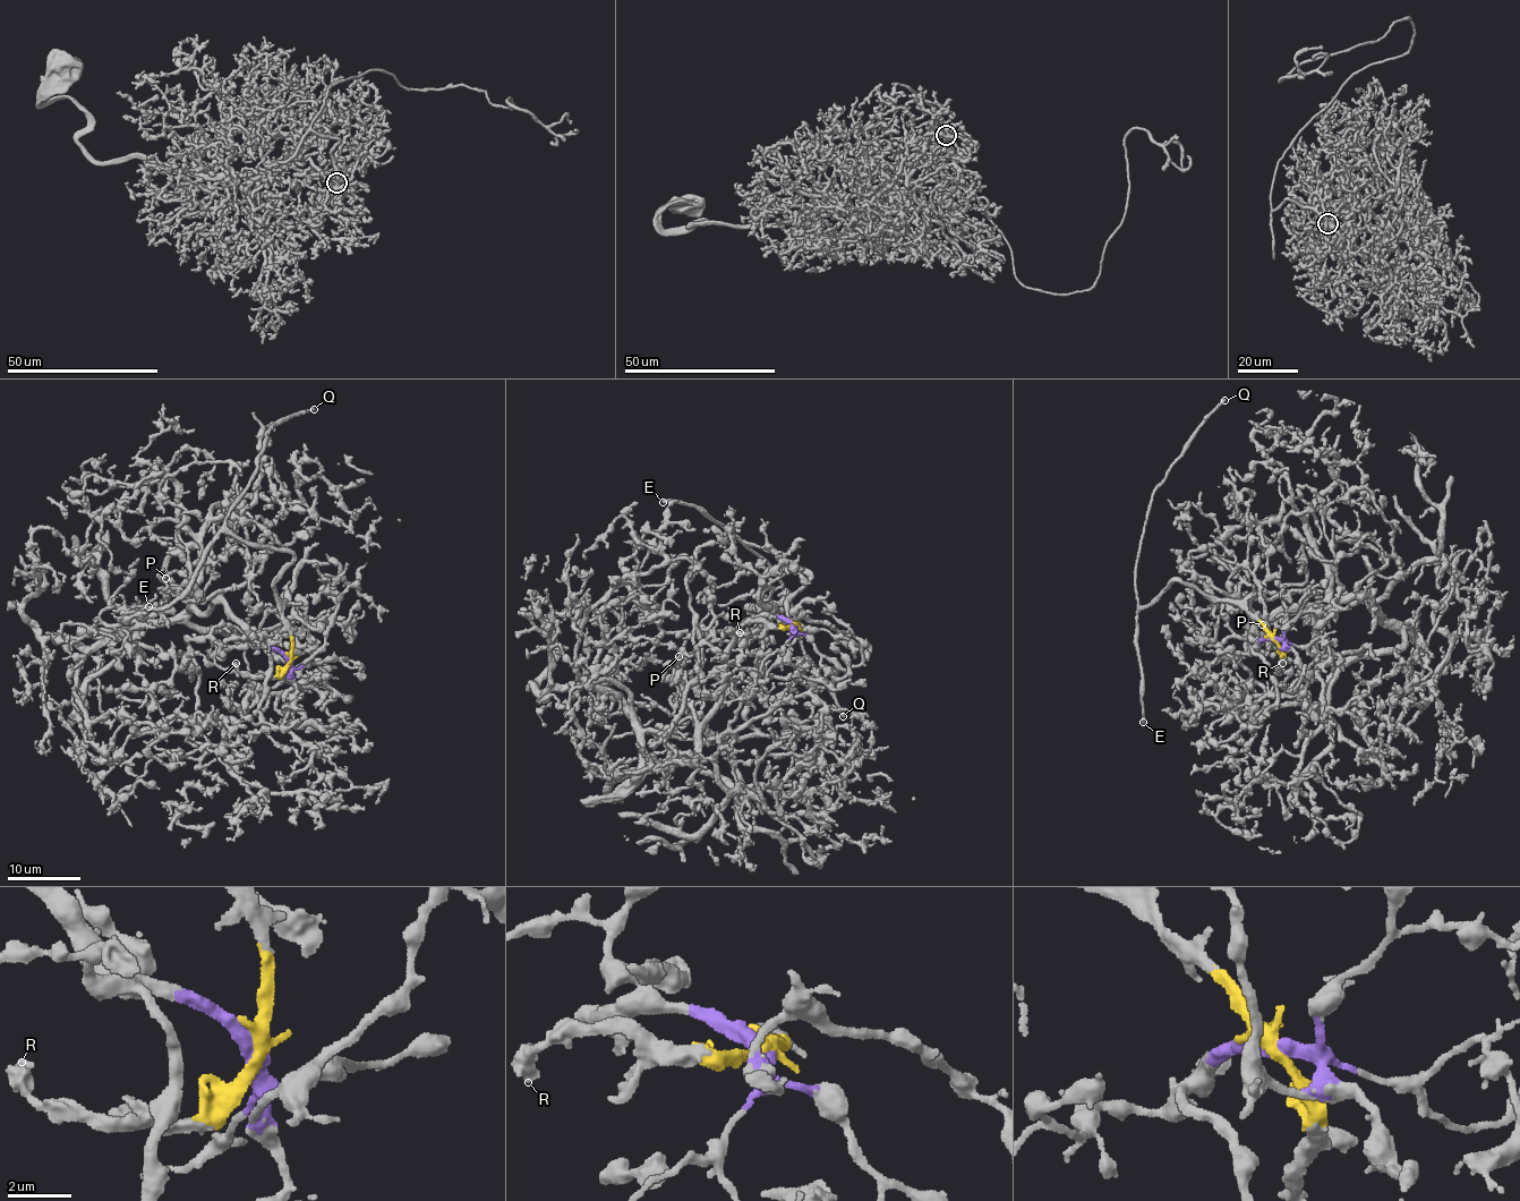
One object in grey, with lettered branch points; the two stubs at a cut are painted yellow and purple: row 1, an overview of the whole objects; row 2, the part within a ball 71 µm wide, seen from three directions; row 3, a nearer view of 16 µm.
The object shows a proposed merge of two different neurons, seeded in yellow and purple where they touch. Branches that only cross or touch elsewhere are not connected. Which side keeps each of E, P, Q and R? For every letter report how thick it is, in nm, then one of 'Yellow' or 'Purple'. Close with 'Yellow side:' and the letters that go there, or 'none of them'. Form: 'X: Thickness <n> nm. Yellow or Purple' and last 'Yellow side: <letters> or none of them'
E: Thickness 260 nm. Yellow
P: Thickness 220 nm. Purple
Q: Thickness 200 nm. Yellow
R: Thickness 420 nm. Yellow
Yellow side: E, Q, R

